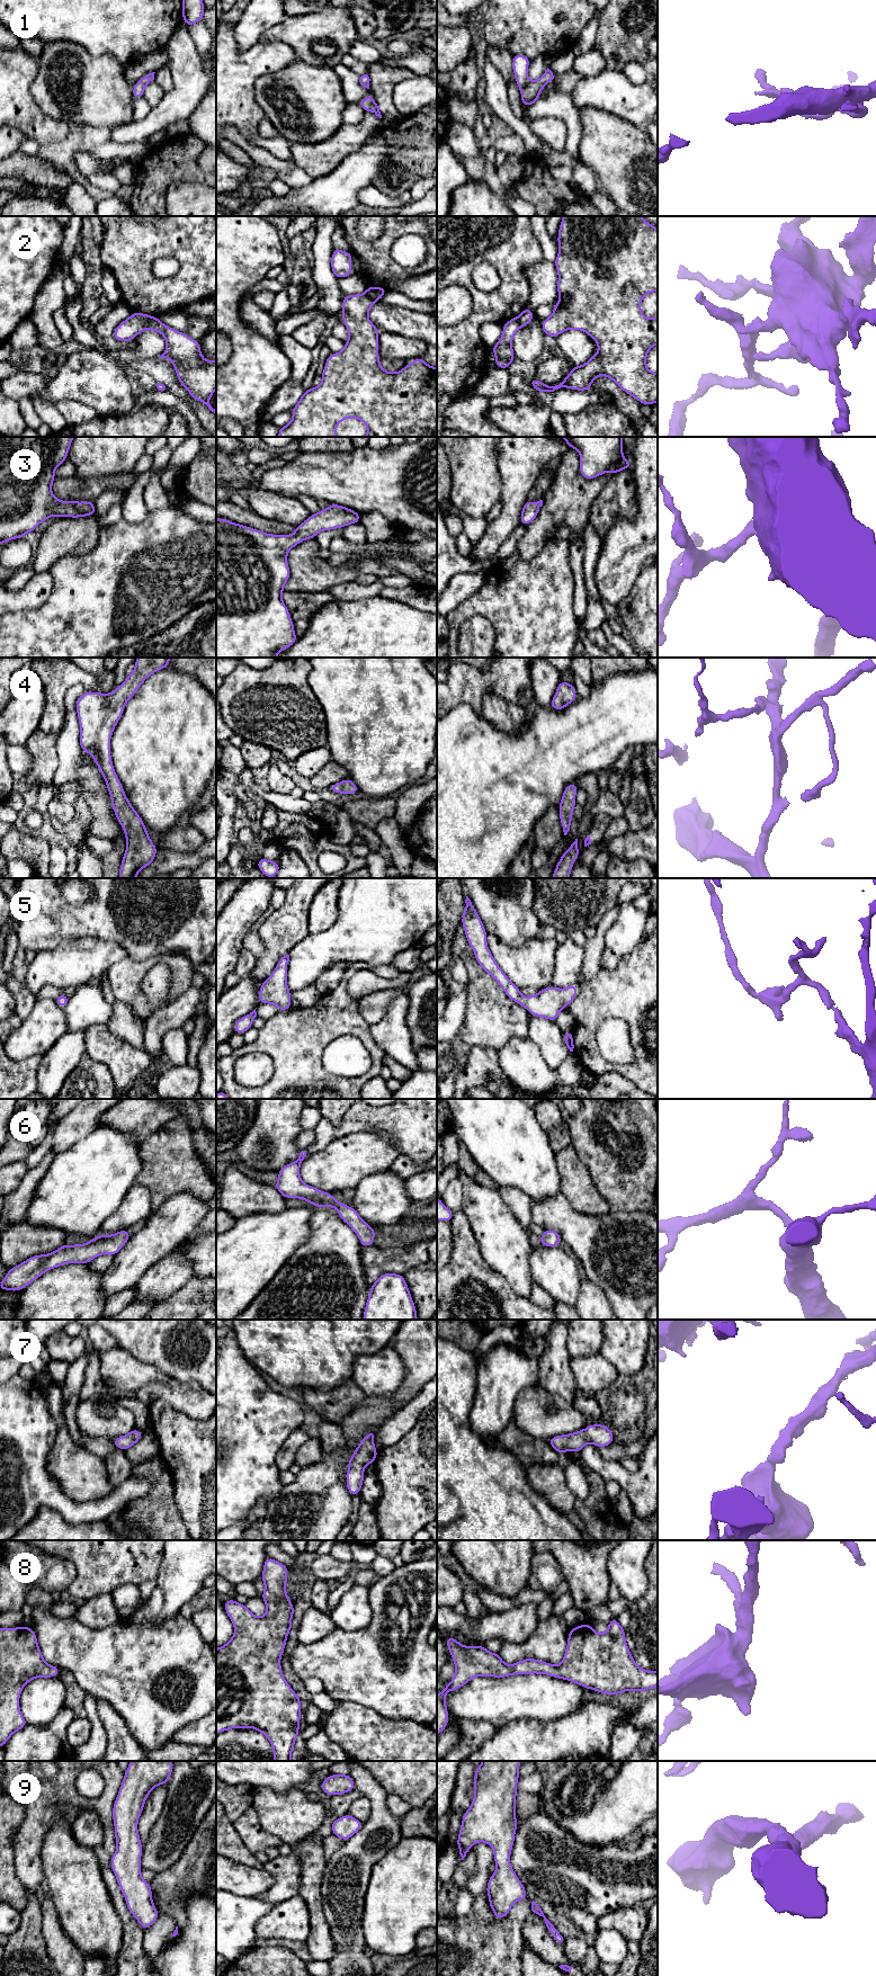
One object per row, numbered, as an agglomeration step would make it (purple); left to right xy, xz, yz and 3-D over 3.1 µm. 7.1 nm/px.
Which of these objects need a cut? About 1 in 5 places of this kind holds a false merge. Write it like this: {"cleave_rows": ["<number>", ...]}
{"cleave_rows": ["2"]}

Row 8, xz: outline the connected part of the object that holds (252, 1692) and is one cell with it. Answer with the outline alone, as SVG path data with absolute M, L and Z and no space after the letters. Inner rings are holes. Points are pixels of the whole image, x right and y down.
M266 1557L261 1574L266 1589L261 1598L267 1606L267 1611L261 1618L256 1617L245 1604L238 1603L234 1599L224 1600L225 1612L234 1625L234 1635L225 1645L216 1648L216 1667L226 1670L223 1673L216 1673L216 1734L231 1728L254 1728L270 1741L274 1761L292 1761L290 1755L300 1734L302 1713L301 1698L286 1682L280 1666L287 1635L293 1629L292 1618L294 1616L294 1604L286 1594L287 1575L288 1566Z

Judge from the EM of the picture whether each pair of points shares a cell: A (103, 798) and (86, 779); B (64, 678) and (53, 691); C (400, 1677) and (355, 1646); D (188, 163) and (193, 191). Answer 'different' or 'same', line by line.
A: same
B: same
C: same
D: different

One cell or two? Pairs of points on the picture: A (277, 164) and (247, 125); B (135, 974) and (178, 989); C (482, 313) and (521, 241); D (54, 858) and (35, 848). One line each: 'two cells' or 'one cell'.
A: two cells
B: one cell
C: one cell
D: two cells

